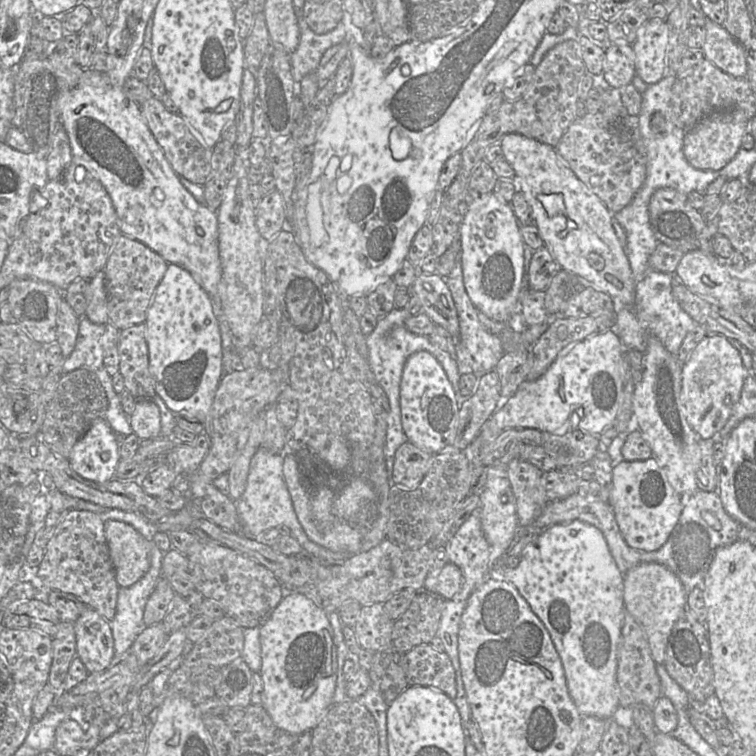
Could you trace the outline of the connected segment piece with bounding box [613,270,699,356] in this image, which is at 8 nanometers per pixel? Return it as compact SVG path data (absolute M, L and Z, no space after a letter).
M649 270L641 280L637 280L634 305L623 307L616 314L613 331L628 348L644 353L648 339L655 337L667 351L676 356L686 335L699 325L681 308L674 297L671 275Z

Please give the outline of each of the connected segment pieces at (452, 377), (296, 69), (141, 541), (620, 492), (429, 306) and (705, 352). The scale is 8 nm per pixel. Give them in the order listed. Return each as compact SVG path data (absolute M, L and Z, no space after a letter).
M394 308L387 315L379 318L376 328L370 334L366 335L369 365L376 377L377 383L383 388L389 403L389 410L386 417L387 428L384 455L391 486L393 484L392 474L395 453L403 443L408 442L408 438L402 427L400 410L401 379L407 359L415 352L421 350L431 353L443 367L449 381L453 385L456 395L460 398L461 403L459 387L460 372L456 360L451 357L448 352L433 345L428 337L410 332L405 326L405 322L410 316L412 315L406 308Z
M302 9L296 11L300 32L299 44L290 56L292 76L299 83L307 74L316 71L324 52L330 47L342 42L346 30L342 21L325 34L316 34L308 26Z
M106 520L104 530L118 586L133 585L150 567L149 542L122 521Z
M654 458L624 460L614 466L608 503L626 543L634 549L647 552L655 551L665 544L684 506L681 495L670 484L664 470Z
M419 270L410 289L422 304L422 313L457 338L460 330L458 313L445 278L437 273L427 274Z
M709 334L696 346L682 366L682 401L689 424L700 438L712 438L726 425L748 375L739 351L724 335Z

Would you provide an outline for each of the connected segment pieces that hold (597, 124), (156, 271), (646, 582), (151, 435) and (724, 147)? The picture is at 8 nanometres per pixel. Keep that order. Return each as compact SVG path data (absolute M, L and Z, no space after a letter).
M604 105L596 113L586 113L583 117L576 118L562 135L556 150L577 178L600 198L612 214L629 205L647 177L646 149L638 126L638 116L632 117L626 109L615 105Z
M120 235L114 242L104 268L109 322L119 330L145 323L153 295L167 267L166 260L145 244Z
M650 562L640 563L624 575L623 600L625 610L644 630L651 656L656 664L663 664L668 639L675 622L686 608L685 590L680 579L666 566Z
M137 399L130 415L133 432L140 439L154 439L161 436L161 417L159 407L150 399Z
M740 109L716 111L704 117L684 137L683 153L686 160L699 170L722 169L741 149L742 138L748 133L749 121Z

